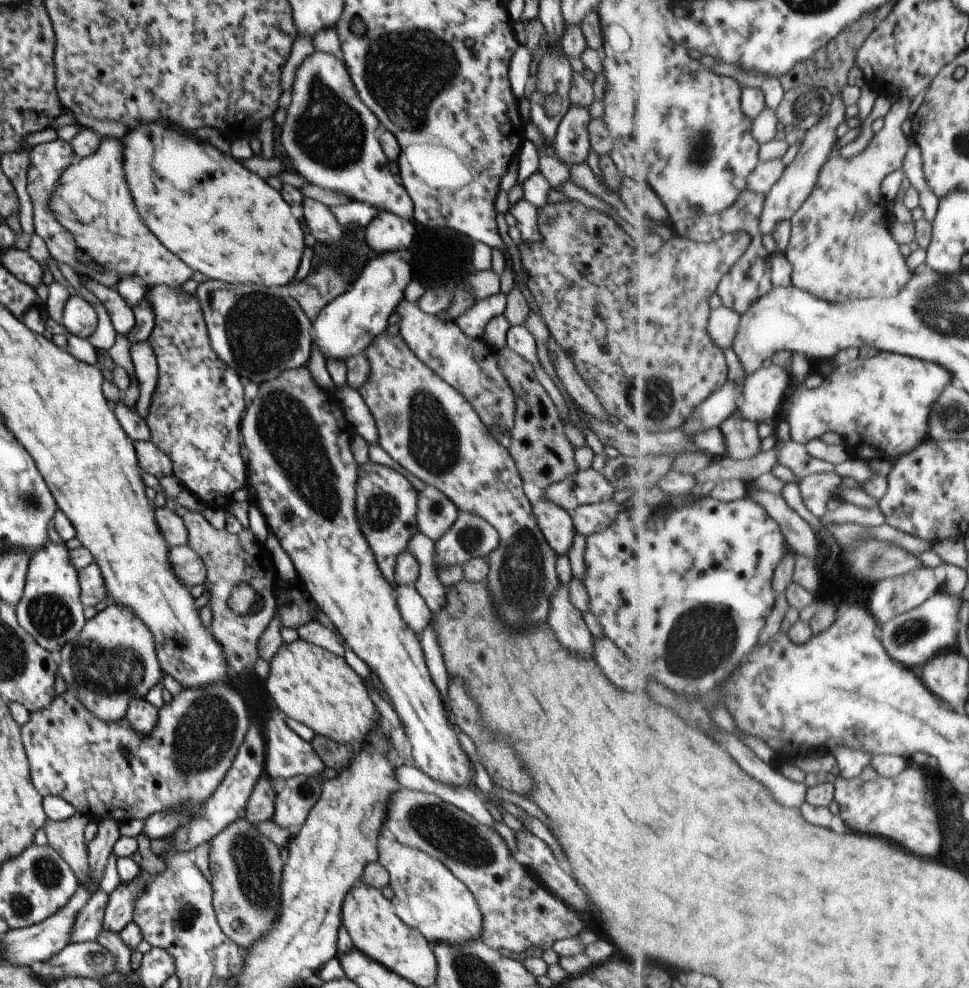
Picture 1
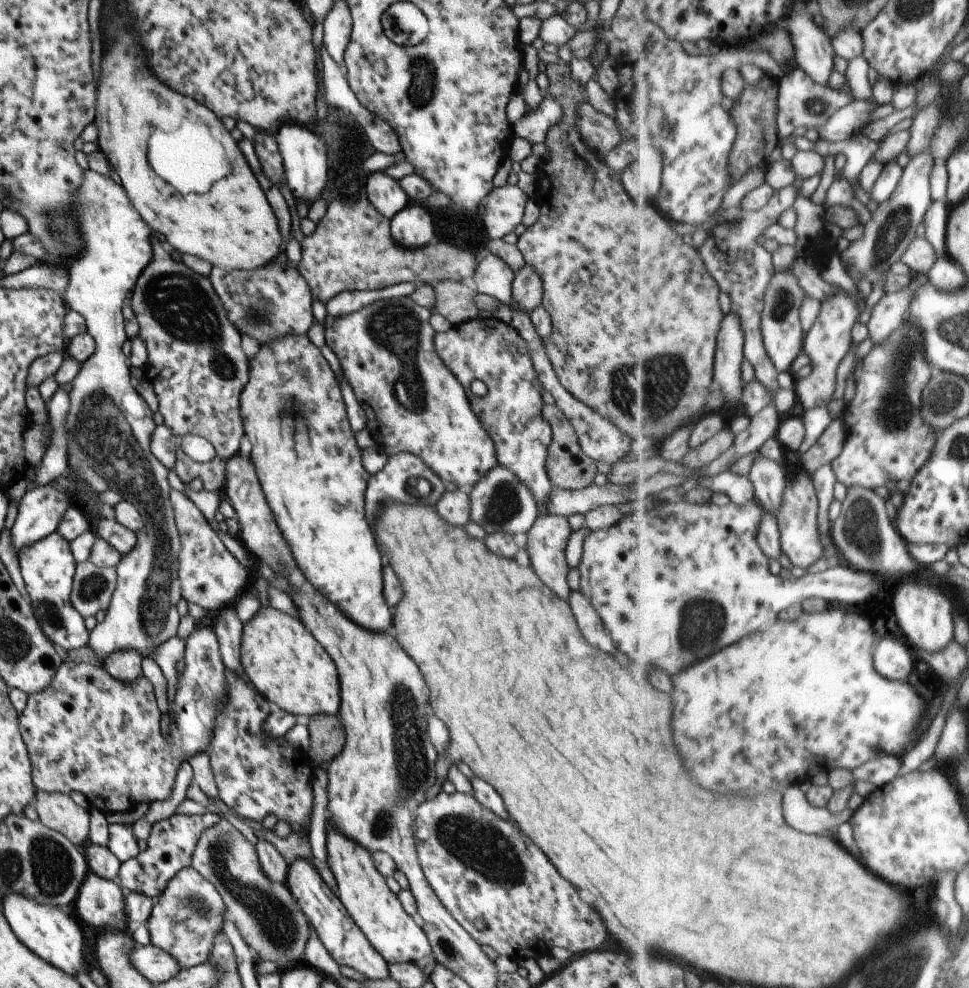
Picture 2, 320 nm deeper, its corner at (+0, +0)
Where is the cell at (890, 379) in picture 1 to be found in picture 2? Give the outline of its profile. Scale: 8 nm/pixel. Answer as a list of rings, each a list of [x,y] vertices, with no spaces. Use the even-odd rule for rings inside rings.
[[[926,274],[912,275],[910,283],[899,291],[885,293],[871,310],[870,320],[867,323],[870,337],[874,344],[882,343],[898,326],[913,304],[918,288],[927,285],[930,278]]]

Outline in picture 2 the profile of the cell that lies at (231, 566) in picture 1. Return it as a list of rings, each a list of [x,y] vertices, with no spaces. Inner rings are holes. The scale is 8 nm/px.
[[[170,489],[170,503],[174,514],[174,523],[180,538],[180,551],[177,557],[178,581],[181,598],[189,604],[196,604],[203,610],[221,610],[233,606],[236,598],[251,583],[251,578],[246,568],[225,548],[217,534],[209,527],[199,509],[182,493]]]

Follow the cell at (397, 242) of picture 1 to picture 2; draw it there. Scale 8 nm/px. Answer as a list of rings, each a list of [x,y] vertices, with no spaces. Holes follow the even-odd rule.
[[[373,171],[366,176],[366,199],[382,217],[390,218],[409,204],[408,196],[402,191],[397,179],[383,171]]]

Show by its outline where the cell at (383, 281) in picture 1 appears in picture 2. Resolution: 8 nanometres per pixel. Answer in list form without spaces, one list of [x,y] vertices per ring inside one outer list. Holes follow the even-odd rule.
[[[411,202],[390,218],[391,238],[402,247],[422,247],[428,244],[431,218],[421,202]]]

